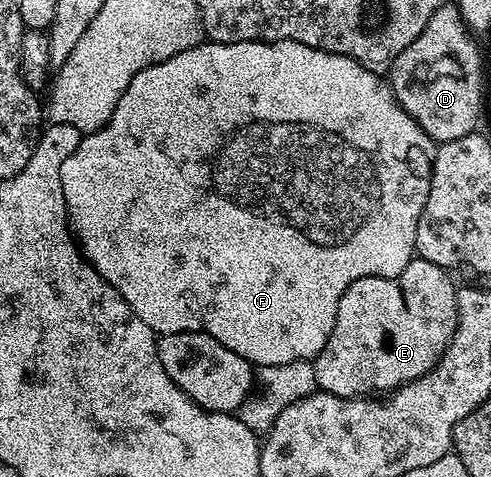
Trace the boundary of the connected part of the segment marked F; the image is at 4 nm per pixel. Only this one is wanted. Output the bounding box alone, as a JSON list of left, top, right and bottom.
[60,40,435,368]

